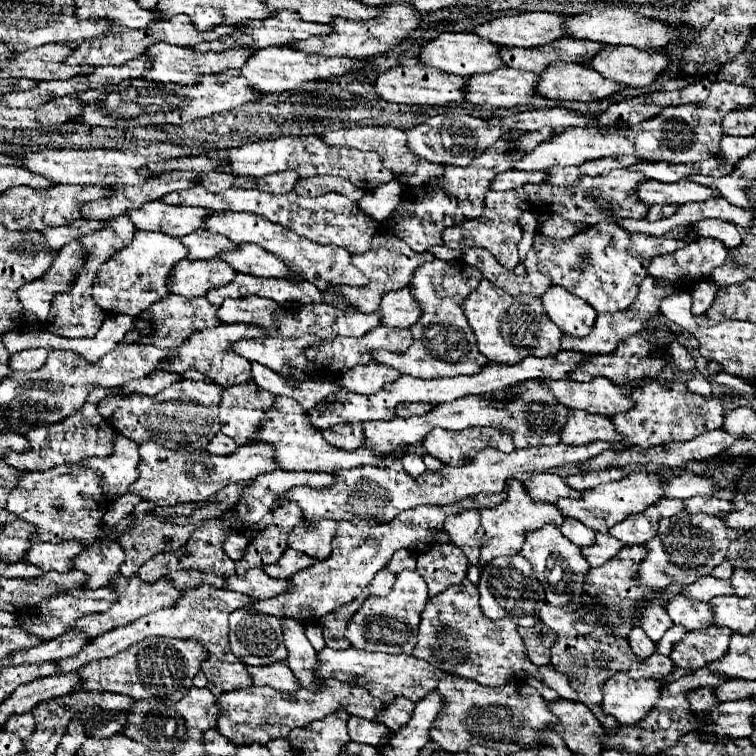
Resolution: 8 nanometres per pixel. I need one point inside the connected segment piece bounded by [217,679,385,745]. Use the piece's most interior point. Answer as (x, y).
(257, 714)

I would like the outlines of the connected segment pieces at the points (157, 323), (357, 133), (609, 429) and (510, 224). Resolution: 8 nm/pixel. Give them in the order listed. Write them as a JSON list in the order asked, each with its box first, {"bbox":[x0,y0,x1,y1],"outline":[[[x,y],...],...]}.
[{"bbox":[121,295,221,349],"outline":[[[169,295],[165,297],[165,301],[157,301],[153,303],[145,313],[141,313],[137,317],[137,327],[131,331],[129,337],[125,337],[125,341],[121,345],[129,345],[133,341],[137,343],[147,343],[147,345],[157,345],[161,349],[179,349],[179,345],[183,345],[195,331],[203,331],[203,329],[211,329],[221,325],[221,319],[217,315],[217,307],[211,305],[205,297],[195,297],[195,299],[185,299],[179,295]]]},{"bbox":[325,127,443,187],"outline":[[[353,127],[353,129],[341,129],[341,131],[327,133],[325,141],[329,141],[329,145],[345,145],[345,147],[353,147],[353,149],[359,149],[359,151],[375,151],[375,153],[379,153],[381,159],[385,161],[385,167],[389,171],[393,171],[395,179],[401,181],[403,185],[419,187],[419,185],[425,185],[425,181],[429,181],[433,177],[443,177],[443,165],[429,163],[429,161],[417,157],[407,147],[405,131],[395,129],[395,127]]]},{"bbox":[561,411,625,445],"outline":[[[573,411],[569,425],[561,431],[561,441],[567,445],[587,445],[591,441],[625,441],[609,417]]]},{"bbox":[443,189,535,269],"outline":[[[511,189],[511,191],[489,191],[485,201],[485,213],[479,219],[467,219],[465,225],[457,225],[457,229],[445,229],[443,241],[451,249],[467,249],[467,247],[483,247],[487,249],[503,267],[515,269],[519,265],[517,255],[517,243],[523,237],[521,231],[521,213],[523,211],[535,211],[533,203],[529,201],[529,195],[525,195],[523,189]]]}]

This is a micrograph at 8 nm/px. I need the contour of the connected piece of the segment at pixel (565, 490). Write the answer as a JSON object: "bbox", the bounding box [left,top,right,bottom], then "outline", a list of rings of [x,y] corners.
{"bbox":[525,473,583,503],"outline":[[[537,473],[531,479],[525,481],[525,491],[529,497],[533,497],[535,501],[549,501],[555,503],[561,497],[581,497],[583,493],[575,491],[573,487],[569,487],[559,475],[555,473]]]}

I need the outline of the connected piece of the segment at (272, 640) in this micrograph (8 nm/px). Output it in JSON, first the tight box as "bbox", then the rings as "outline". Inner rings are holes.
{"bbox":[229,609,287,665],"outline":[[[239,609],[229,617],[229,641],[233,653],[245,665],[271,665],[287,659],[281,621],[253,609]]]}

